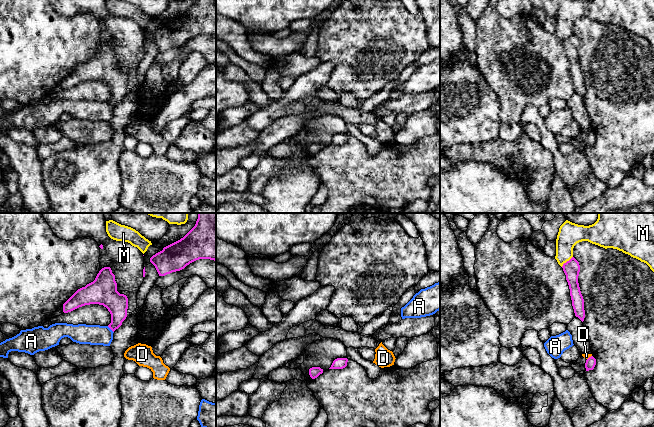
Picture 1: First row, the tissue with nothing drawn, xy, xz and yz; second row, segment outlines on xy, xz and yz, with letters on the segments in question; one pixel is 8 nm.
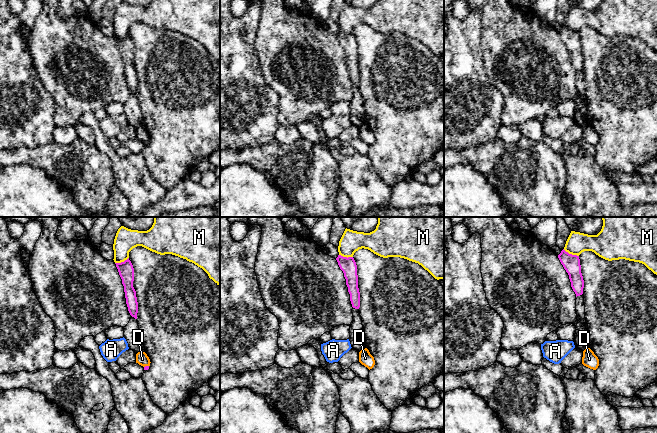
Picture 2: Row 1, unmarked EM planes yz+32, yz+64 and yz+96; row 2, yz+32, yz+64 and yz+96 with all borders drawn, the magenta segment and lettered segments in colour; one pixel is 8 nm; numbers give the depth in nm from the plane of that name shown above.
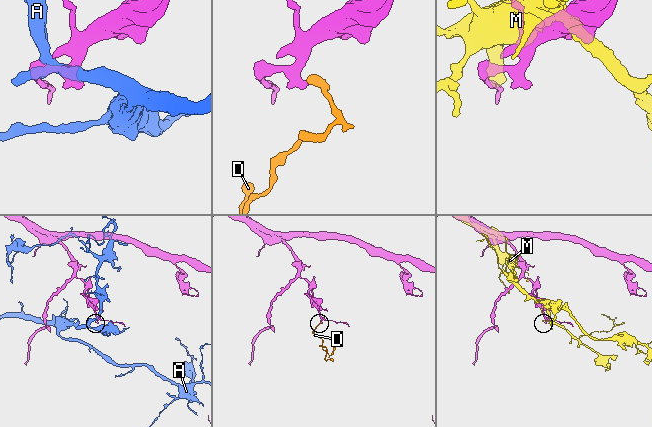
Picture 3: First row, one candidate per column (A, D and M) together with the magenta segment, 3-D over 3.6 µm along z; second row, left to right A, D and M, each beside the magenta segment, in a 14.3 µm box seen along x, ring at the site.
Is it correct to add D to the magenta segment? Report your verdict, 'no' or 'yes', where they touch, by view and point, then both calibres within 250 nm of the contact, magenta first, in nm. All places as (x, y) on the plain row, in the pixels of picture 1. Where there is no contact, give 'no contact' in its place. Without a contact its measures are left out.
no | yz (589, 133) | 80/40 nm

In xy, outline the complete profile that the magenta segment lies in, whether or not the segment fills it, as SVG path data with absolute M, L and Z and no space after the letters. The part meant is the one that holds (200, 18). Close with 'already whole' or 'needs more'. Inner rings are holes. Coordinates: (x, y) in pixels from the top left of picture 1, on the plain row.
M195 0L180 16L150 34L159 52L184 45L199 35L216 37L216 0Z | already whole

